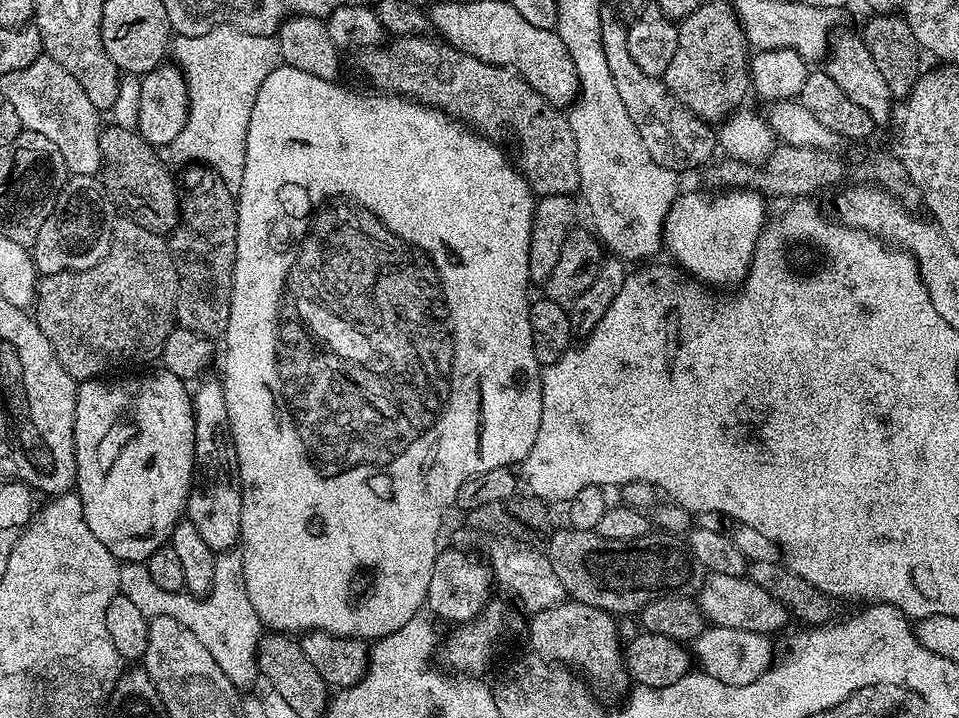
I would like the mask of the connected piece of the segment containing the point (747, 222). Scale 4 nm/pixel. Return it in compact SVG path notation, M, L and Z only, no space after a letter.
M730 190L717 193L718 196L708 197L704 192L687 192L677 196L664 219L662 244L666 252L668 248L669 254L676 256L675 263L689 276L713 289L721 290L720 288L731 283L734 283L734 286L743 284L744 279L748 277L748 268L752 265L754 250L766 227L763 204L765 201L761 193L755 190Z

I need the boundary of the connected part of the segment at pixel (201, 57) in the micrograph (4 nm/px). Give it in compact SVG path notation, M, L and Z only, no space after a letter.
M215 28L201 36L176 36L170 44L170 56L184 73L188 87L188 121L182 126L182 134L170 145L183 162L195 162L213 168L229 188L239 189L242 170L246 166L246 134L250 122L250 110L254 110L254 98L262 82L276 68L281 67L280 47L275 36L246 34L237 28Z

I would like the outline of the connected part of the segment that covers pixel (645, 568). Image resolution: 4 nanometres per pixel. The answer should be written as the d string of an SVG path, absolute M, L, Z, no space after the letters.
M571 526L563 527L557 527L549 535L546 541L546 555L550 566L554 566L554 574L558 574L558 582L562 582L565 593L571 599L582 602L586 606L594 606L623 618L627 612L639 613L645 604L654 602L658 598L675 595L695 597L700 587L704 585L705 569L693 560L692 553L687 547L681 541L679 544L676 541L679 539L671 535L652 534L630 542L610 542L610 538L602 538L594 530L587 532Z

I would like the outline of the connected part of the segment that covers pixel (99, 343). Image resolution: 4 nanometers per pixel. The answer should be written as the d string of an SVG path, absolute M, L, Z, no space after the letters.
M117 218L112 227L110 250L98 266L81 272L63 272L40 276L36 285L34 319L46 334L62 370L77 382L94 380L112 374L115 368L132 370L135 364L159 361L162 346L177 327L176 303L178 302L178 274L168 249L167 239L157 232L138 226L138 222Z

